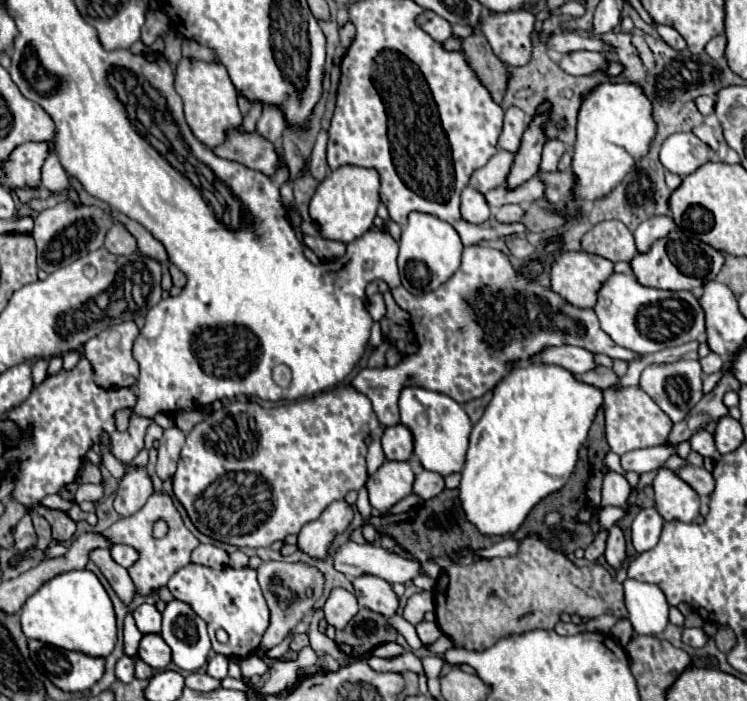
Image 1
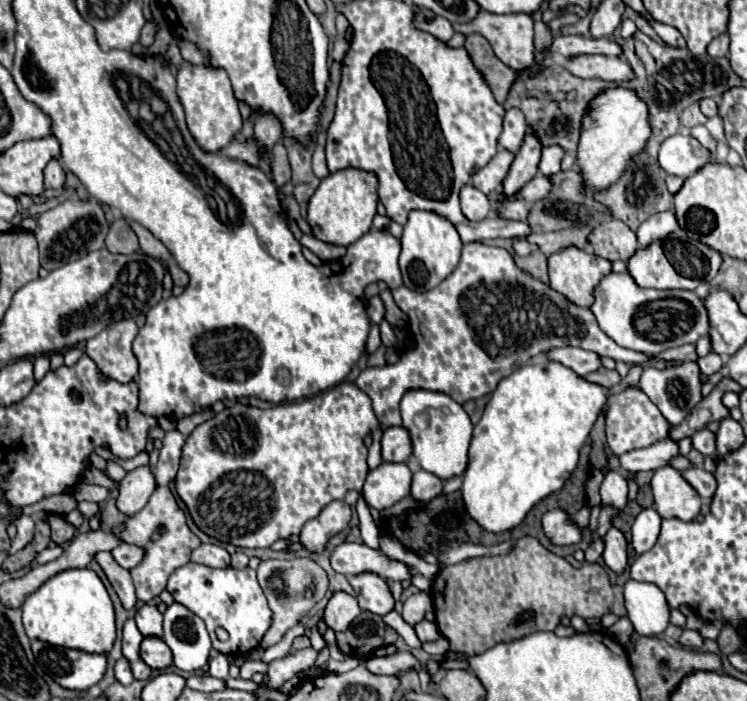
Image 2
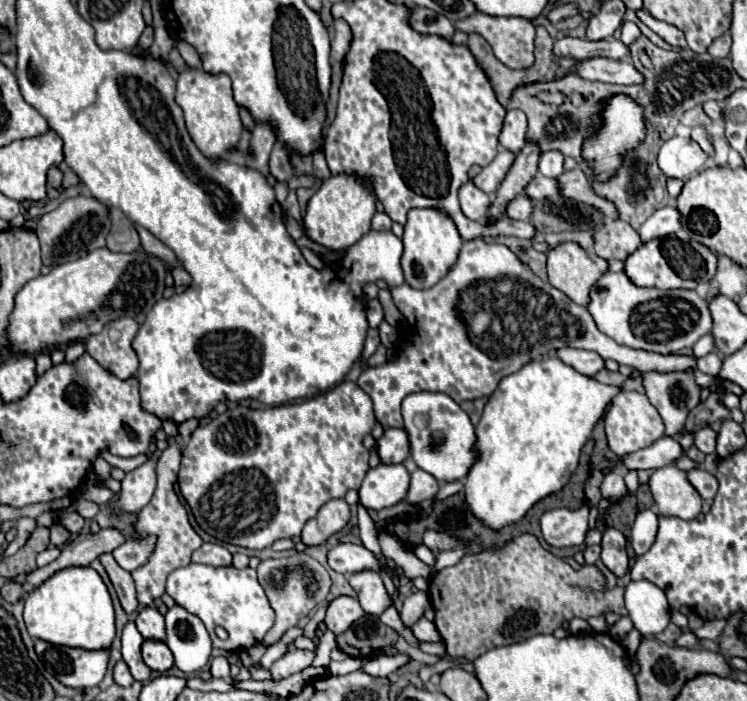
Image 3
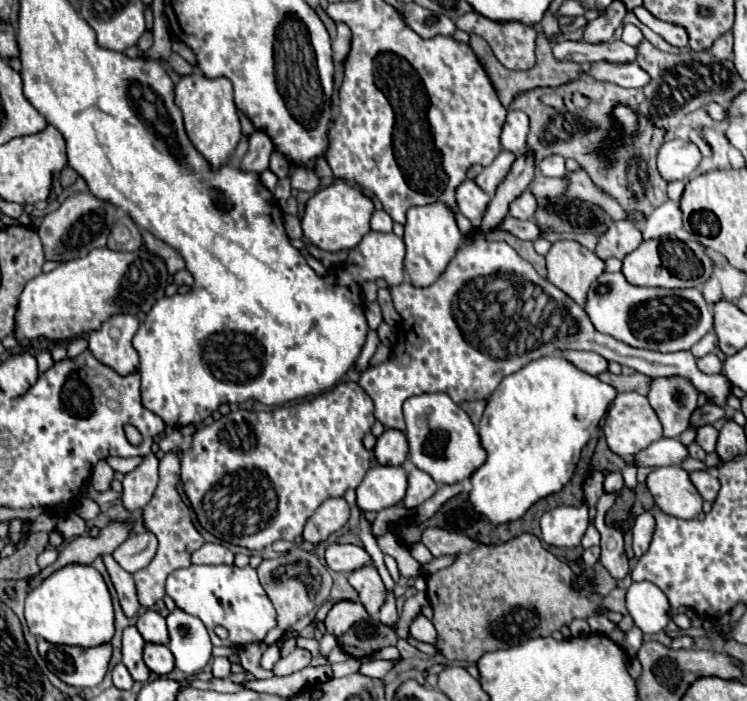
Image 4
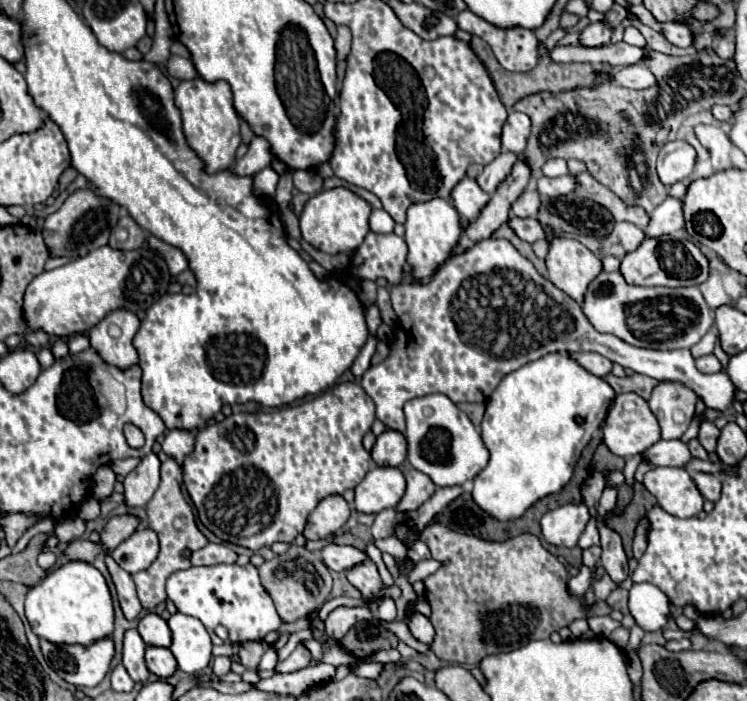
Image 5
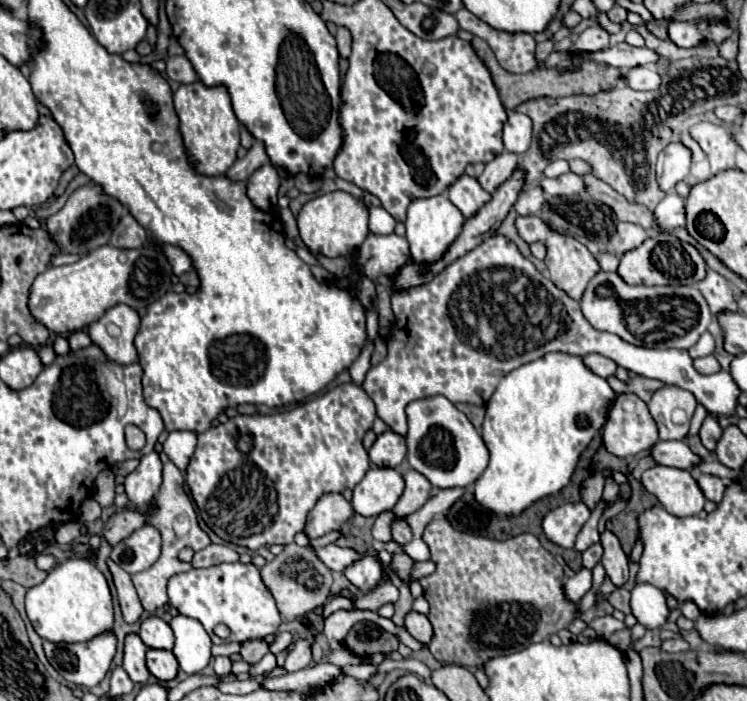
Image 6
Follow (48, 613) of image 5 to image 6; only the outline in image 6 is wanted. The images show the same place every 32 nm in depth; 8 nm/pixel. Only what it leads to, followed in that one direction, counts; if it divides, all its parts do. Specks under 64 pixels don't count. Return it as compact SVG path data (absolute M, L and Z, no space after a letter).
M68 558L26 594L26 614L40 638L50 642L88 642L112 630L112 596L104 574L86 558Z

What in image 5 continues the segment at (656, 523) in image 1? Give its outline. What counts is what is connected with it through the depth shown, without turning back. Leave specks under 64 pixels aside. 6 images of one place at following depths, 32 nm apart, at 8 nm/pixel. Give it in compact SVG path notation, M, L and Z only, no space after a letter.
M640 518L634 534L634 558L640 558L644 554L644 548L648 544L648 518Z

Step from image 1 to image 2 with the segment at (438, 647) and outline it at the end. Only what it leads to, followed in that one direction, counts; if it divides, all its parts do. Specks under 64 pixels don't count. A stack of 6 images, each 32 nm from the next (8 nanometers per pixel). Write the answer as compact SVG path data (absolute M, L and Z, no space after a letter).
M442 636L438 641L423 643L422 648L431 655L443 656L449 650L449 642Z

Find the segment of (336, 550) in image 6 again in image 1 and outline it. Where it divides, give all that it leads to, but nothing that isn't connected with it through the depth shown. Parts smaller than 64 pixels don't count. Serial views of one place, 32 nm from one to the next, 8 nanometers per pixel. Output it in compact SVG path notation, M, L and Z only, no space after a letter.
M346 542L338 548L334 556L334 568L348 578L358 578L362 574L374 574L390 584L410 582L412 578L424 574L422 564L416 558L406 558L380 544L356 544Z

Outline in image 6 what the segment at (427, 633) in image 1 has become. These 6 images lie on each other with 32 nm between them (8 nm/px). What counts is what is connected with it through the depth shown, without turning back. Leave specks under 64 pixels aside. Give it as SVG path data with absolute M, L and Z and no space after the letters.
M414 610L408 612L406 620L404 620L404 626L422 644L428 644L432 640L432 624L430 624L430 620L424 614L418 614Z

